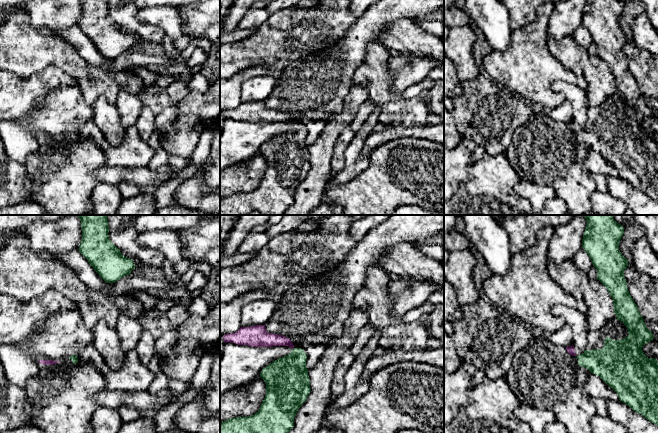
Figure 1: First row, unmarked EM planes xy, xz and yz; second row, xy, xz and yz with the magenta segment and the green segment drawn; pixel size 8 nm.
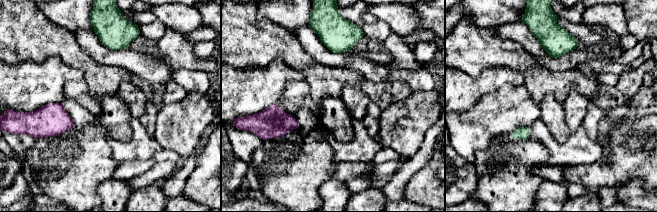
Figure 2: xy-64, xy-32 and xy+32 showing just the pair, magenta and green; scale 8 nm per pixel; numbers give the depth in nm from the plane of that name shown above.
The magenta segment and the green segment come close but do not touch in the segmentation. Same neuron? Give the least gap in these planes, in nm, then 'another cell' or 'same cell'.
gap 0 nm; same cell

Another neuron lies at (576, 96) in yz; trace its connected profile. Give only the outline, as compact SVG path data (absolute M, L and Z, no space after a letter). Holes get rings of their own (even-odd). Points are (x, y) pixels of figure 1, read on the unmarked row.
M556 81L551 88L561 93L565 101L571 104L576 132L583 130L588 119L589 108L586 92L579 86L565 81Z

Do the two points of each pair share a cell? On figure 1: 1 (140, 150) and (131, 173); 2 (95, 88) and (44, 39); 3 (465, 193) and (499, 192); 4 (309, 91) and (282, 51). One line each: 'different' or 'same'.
1: different
2: same
3: same
4: different

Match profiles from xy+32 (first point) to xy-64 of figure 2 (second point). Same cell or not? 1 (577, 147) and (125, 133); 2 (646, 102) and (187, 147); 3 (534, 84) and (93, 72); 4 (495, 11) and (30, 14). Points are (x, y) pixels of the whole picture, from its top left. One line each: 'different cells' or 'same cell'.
1: different cells
2: same cell
3: same cell
4: different cells

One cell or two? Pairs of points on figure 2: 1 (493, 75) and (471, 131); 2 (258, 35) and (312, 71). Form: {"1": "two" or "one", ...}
{"1": "two", "2": "one"}

